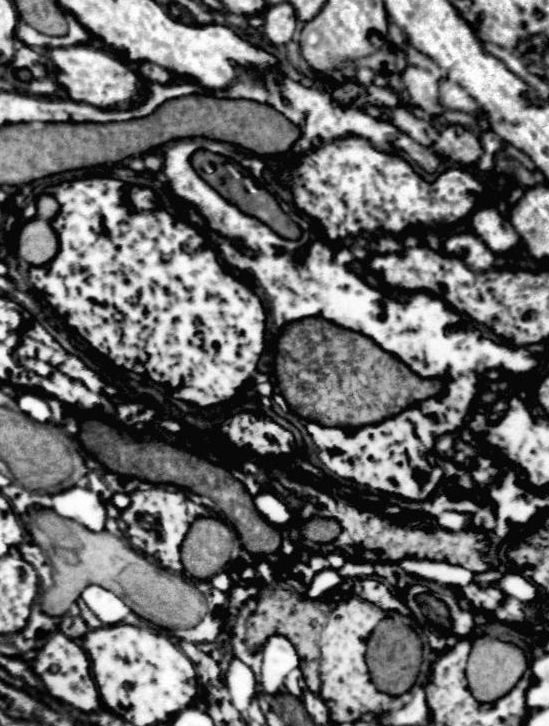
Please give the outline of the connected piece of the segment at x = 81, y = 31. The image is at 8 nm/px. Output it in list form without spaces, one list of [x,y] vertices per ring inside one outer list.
[[[71,20],[71,28],[67,32],[67,36],[59,36],[59,40],[51,40],[51,36],[47,36],[47,46],[75,46],[75,44],[85,44],[89,40],[89,32],[77,24],[77,20]]]

